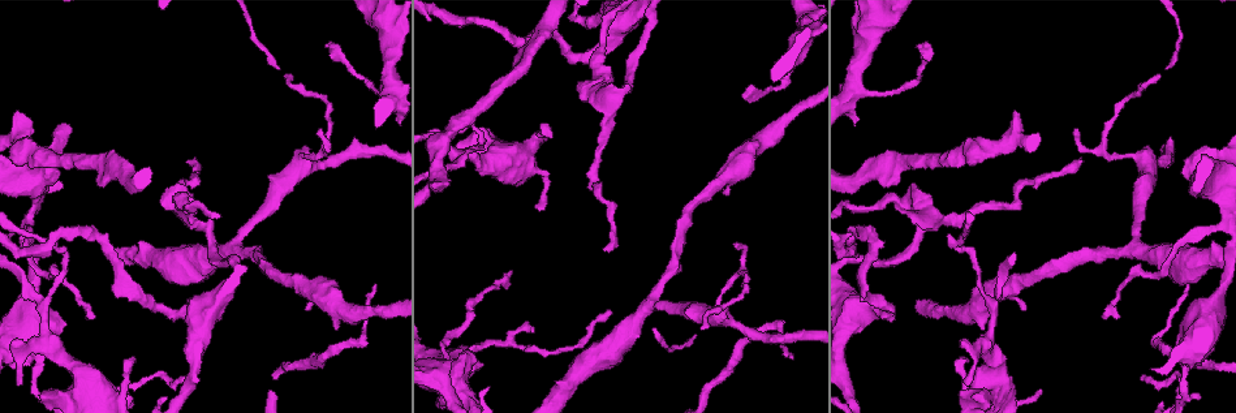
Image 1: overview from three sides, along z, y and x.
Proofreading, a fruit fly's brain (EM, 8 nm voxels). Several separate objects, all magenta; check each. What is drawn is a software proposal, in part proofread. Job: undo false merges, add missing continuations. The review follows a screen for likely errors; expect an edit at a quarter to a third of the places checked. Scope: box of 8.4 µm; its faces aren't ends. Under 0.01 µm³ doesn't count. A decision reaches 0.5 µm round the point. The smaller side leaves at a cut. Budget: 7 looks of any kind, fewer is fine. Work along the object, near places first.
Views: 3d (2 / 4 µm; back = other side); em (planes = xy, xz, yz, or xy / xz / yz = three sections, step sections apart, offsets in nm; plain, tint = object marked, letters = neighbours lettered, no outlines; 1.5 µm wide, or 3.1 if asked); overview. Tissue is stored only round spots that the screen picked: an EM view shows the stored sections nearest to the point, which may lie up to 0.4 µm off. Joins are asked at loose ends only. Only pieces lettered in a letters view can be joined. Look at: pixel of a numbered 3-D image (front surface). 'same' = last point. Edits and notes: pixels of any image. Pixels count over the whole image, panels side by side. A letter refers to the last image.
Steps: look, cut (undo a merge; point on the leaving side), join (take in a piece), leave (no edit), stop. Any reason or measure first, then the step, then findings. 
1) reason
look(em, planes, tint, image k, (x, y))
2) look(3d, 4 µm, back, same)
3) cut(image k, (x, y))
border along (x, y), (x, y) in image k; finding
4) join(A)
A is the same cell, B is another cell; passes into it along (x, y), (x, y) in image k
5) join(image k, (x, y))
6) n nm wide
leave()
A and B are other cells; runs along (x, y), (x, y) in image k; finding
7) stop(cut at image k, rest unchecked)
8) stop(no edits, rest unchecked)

free end
look(3d, 4 µm, image 1, (606, 248))

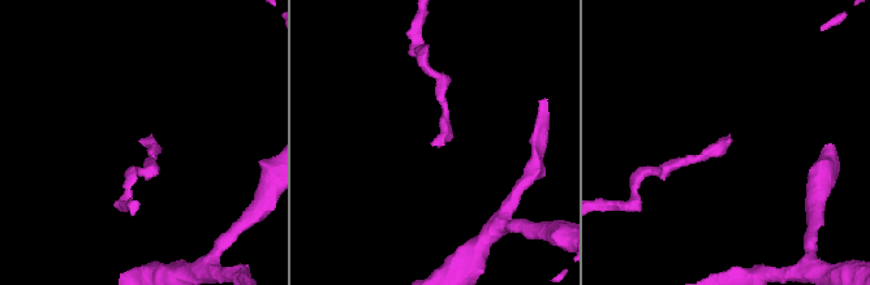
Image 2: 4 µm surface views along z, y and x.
now the EM
look(em, planes, letters, image 2, (435, 144))

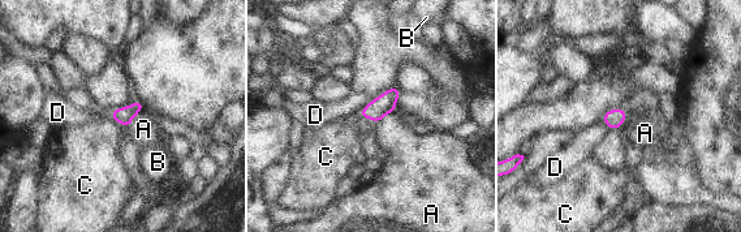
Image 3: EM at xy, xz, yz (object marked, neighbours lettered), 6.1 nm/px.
leave()
A, B, C and D are other cells; border along (111, 117), (121, 124) in image 3; none of them fits

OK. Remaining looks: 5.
thin end
look(em, planes, letters, image 1, (739, 244))

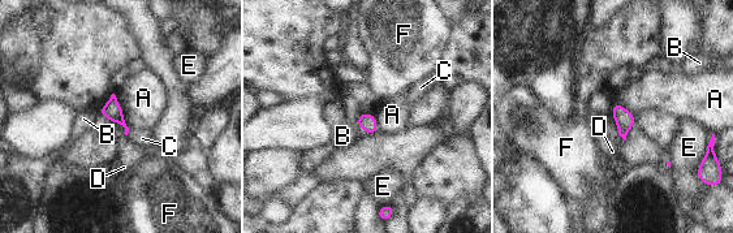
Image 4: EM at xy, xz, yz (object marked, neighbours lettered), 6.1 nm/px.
join(C)
C is the same cell, A, B, D, E and F are other cells; it goes on there

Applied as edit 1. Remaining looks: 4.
tapers out
look(em, xy, step 8, letters, image 1, (790, 357))

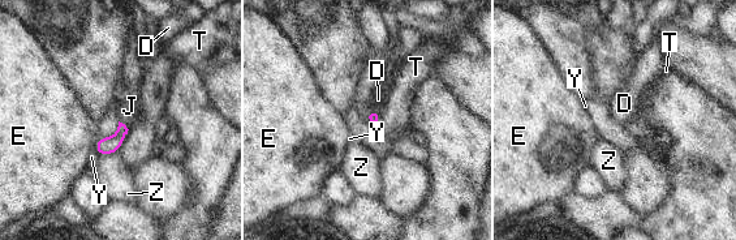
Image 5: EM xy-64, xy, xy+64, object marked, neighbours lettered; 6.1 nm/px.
leave()
D, E, J, T, Y and Z are other cells; no lettered piece goes on from it

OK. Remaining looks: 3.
stop(join at image 4, rest unchecked)

